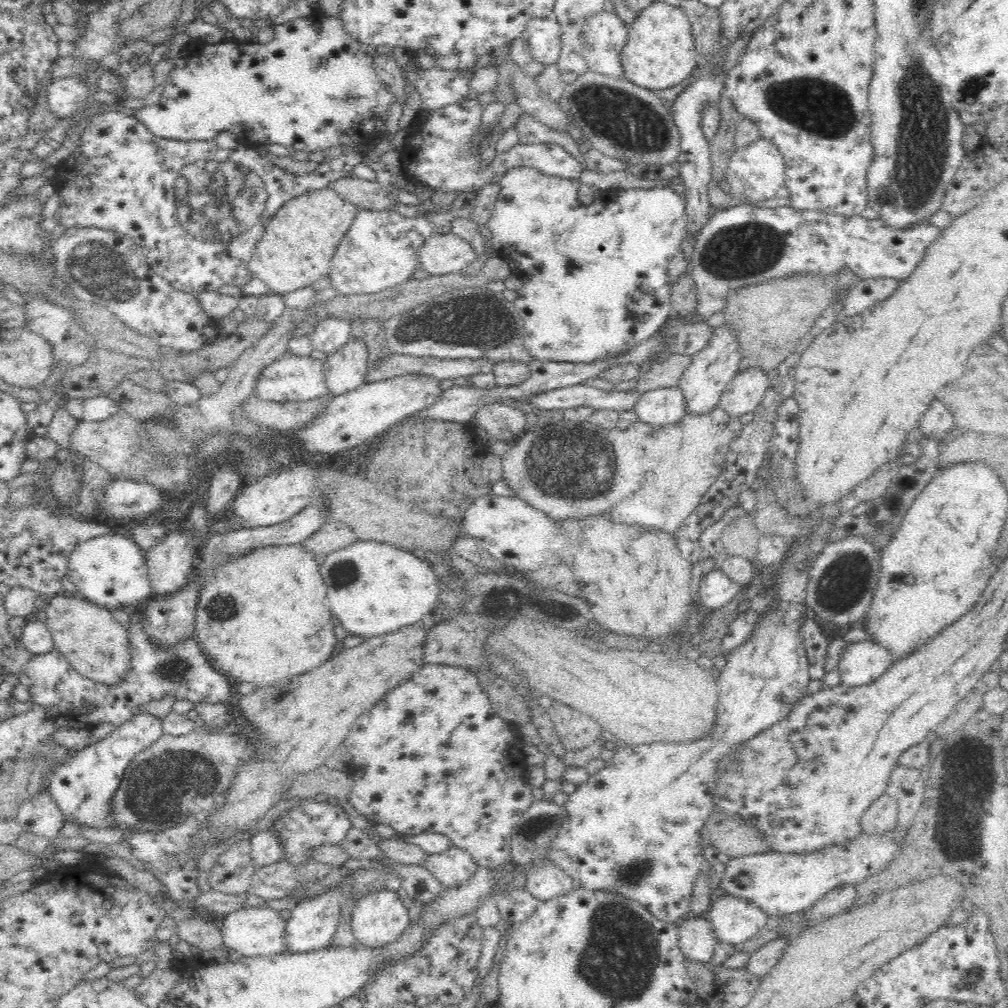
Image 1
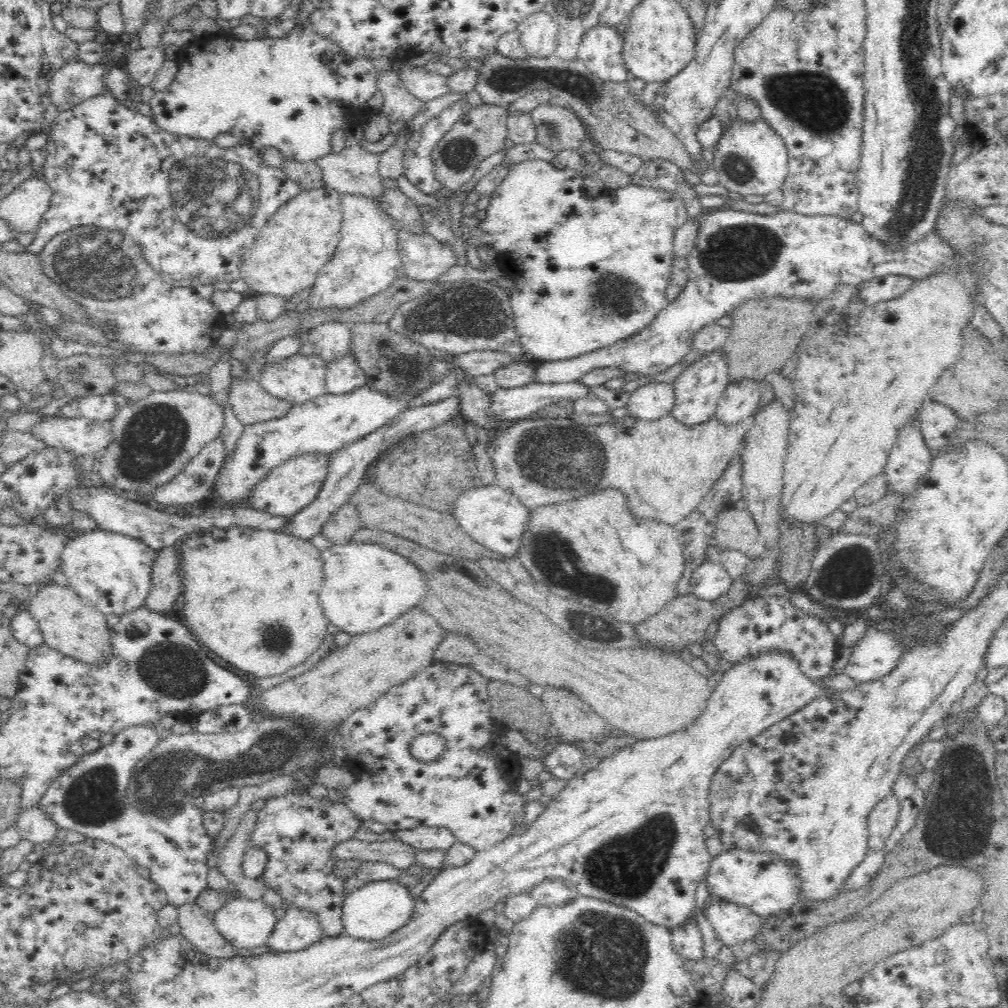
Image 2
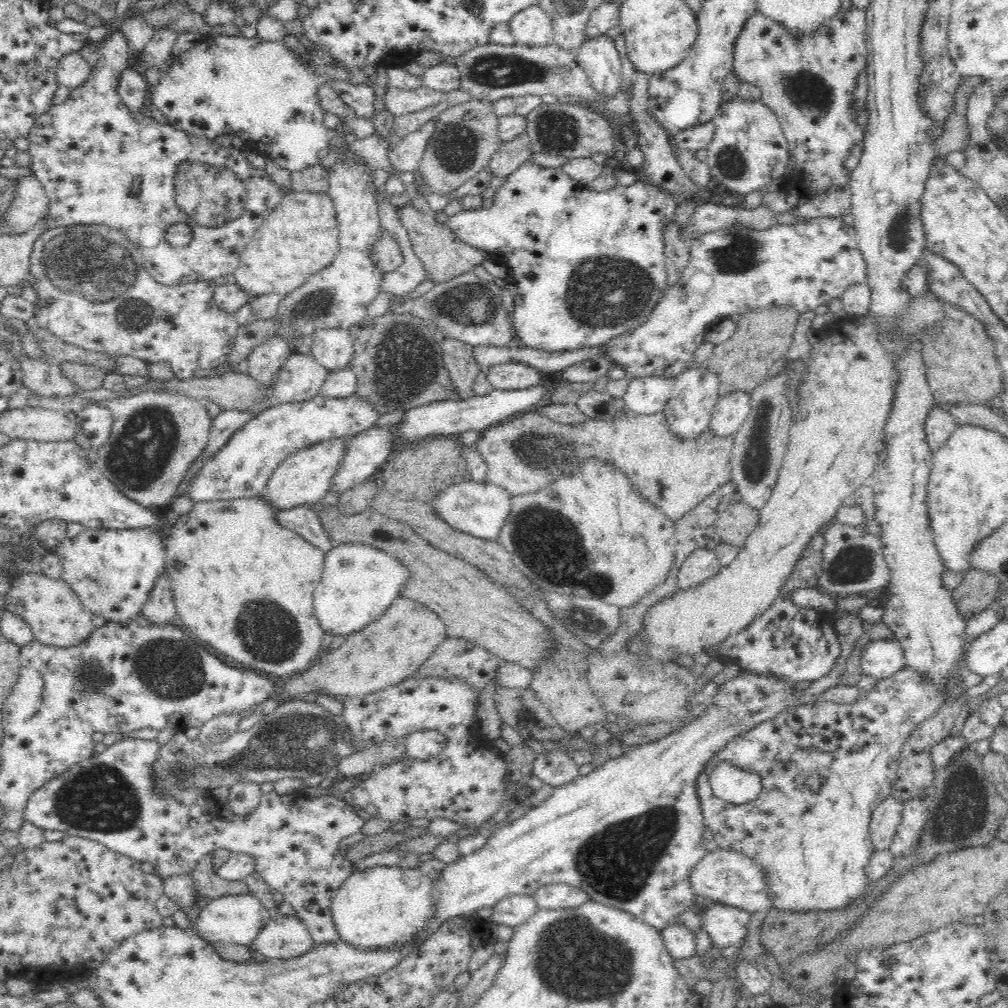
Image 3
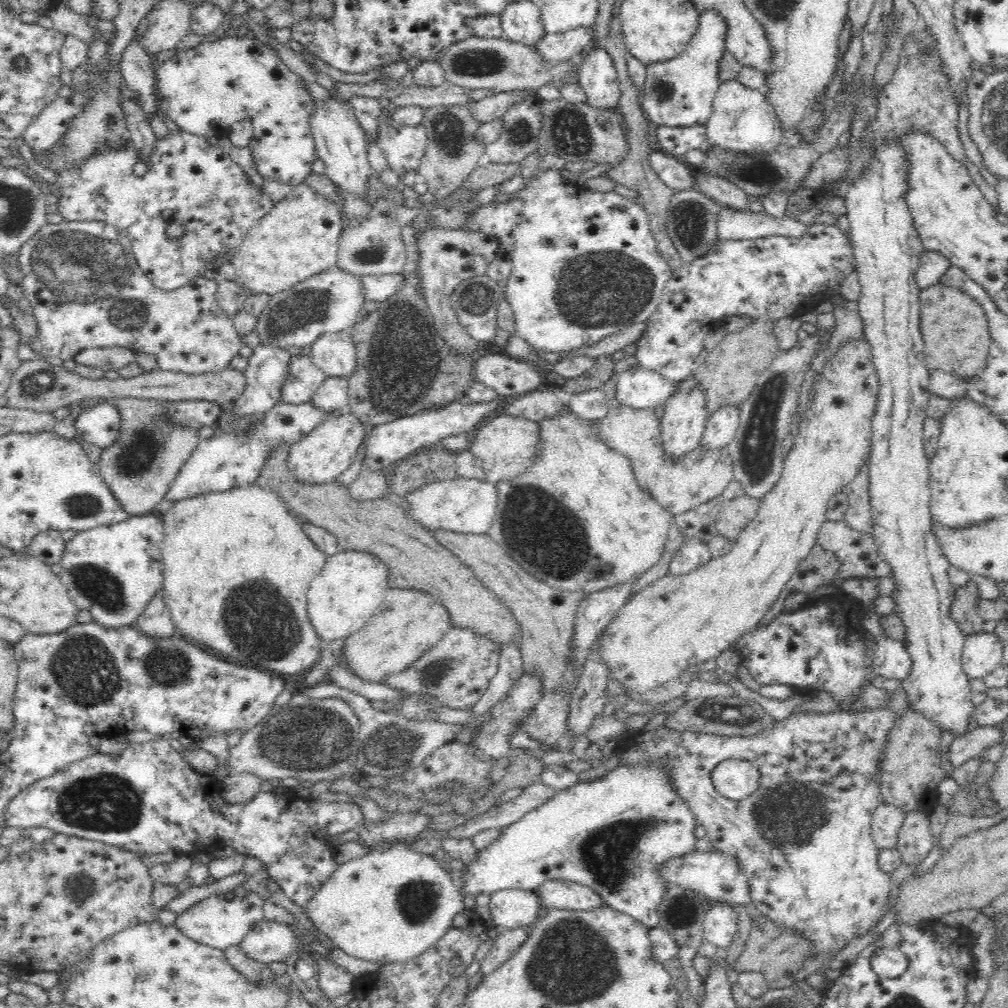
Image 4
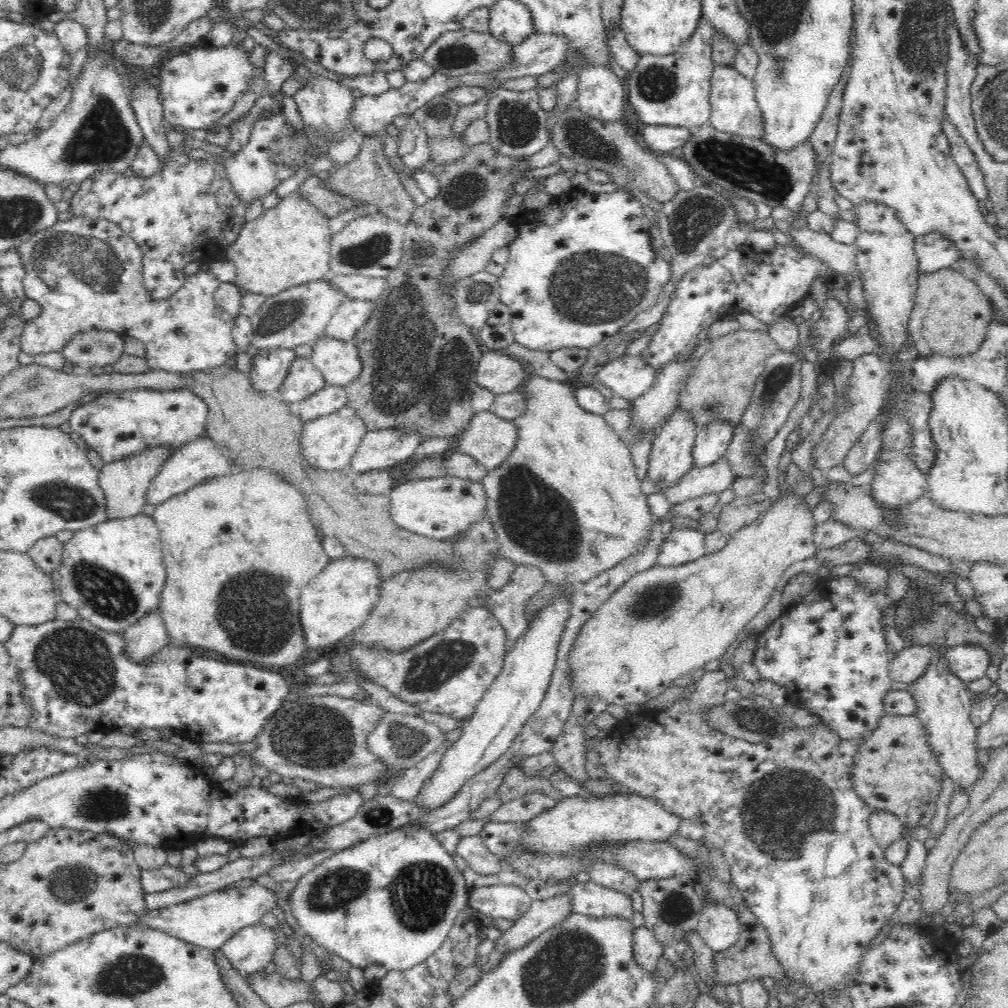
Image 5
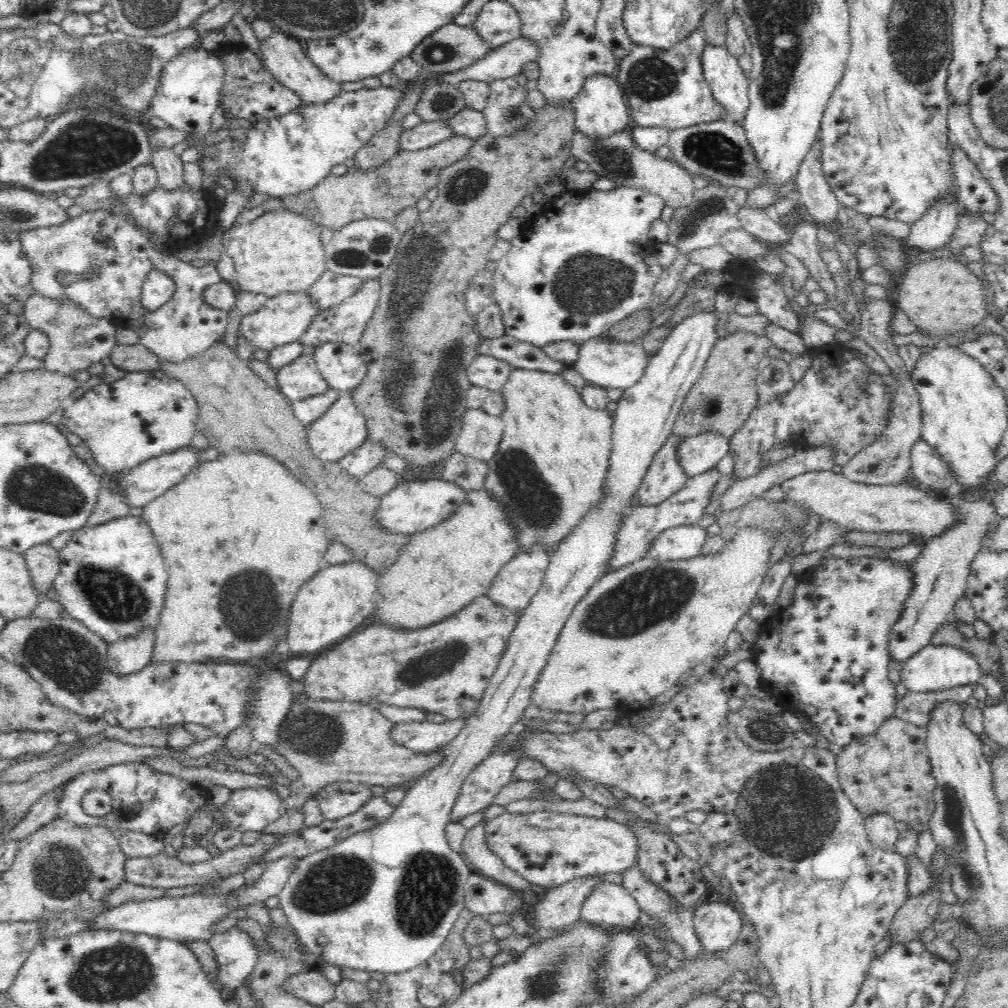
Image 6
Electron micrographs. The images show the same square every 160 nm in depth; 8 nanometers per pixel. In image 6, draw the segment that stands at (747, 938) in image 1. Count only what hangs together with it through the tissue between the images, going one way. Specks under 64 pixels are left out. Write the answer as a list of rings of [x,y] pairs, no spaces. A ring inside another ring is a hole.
[[[723,900],[703,901],[693,911],[696,936],[706,951],[728,950],[738,940],[745,919],[738,907]]]

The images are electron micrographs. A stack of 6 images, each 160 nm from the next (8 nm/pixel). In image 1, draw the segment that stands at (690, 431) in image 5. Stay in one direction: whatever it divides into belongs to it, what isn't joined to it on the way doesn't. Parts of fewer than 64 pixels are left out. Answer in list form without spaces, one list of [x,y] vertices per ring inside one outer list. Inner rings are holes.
[[[720,326],[714,330],[710,346],[706,350],[692,356],[690,366],[686,368],[680,380],[678,387],[684,393],[684,405],[688,414],[706,414],[709,413],[721,401],[722,393],[732,382],[737,373],[740,371],[740,341],[736,340],[736,332],[726,326]]]

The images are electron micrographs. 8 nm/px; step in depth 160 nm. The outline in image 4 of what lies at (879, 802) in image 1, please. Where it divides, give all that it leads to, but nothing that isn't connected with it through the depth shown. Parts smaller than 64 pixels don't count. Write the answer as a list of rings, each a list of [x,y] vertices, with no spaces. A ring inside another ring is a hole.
[[[880,803],[873,812],[871,835],[879,850],[897,846],[899,830],[905,821],[904,811],[894,805]]]

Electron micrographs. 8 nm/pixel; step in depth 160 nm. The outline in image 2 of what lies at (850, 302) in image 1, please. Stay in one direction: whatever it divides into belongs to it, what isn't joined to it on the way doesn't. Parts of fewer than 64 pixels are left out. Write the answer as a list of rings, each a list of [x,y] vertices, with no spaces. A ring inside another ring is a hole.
[[[890,274],[880,278],[874,277],[872,280],[862,282],[857,286],[857,296],[859,296],[861,302],[875,305],[878,302],[892,300],[904,294],[909,288],[912,288],[914,281],[914,278],[900,276],[899,274]]]

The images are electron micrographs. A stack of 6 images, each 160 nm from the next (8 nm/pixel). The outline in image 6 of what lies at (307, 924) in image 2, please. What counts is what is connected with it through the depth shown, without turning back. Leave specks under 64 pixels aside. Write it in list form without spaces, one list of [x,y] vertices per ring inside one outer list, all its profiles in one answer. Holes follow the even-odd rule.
[[[238,927],[215,933],[208,940],[218,961],[218,984],[222,996],[245,984],[258,962],[258,945]]]

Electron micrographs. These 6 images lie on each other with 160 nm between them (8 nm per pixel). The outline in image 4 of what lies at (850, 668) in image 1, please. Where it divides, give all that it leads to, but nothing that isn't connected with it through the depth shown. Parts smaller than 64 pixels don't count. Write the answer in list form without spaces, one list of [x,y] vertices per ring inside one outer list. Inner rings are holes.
[[[880,630],[870,632],[869,635],[876,642],[876,648],[872,654],[872,665],[875,673],[900,681],[905,679],[912,668],[912,657],[908,655],[903,641],[886,638],[886,635],[882,634]]]

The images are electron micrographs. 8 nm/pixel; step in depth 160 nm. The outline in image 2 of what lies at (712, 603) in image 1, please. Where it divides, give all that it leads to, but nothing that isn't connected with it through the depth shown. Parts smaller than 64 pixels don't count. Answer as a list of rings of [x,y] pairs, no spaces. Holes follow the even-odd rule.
[[[718,559],[705,560],[693,573],[689,592],[697,598],[714,601],[736,586]]]

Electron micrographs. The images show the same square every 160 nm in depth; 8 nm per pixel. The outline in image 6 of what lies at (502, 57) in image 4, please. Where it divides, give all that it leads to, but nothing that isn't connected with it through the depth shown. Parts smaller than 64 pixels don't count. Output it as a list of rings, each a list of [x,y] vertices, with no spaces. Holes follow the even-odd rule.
[[[455,22],[445,24],[442,28],[432,32],[428,38],[424,38],[414,50],[411,57],[421,66],[421,70],[430,72],[451,73],[462,70],[467,66],[476,64],[484,58],[492,48],[484,41],[473,26],[460,26]]]

